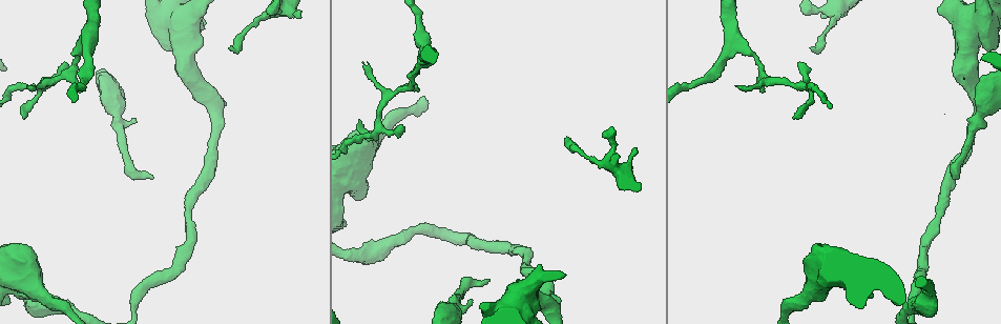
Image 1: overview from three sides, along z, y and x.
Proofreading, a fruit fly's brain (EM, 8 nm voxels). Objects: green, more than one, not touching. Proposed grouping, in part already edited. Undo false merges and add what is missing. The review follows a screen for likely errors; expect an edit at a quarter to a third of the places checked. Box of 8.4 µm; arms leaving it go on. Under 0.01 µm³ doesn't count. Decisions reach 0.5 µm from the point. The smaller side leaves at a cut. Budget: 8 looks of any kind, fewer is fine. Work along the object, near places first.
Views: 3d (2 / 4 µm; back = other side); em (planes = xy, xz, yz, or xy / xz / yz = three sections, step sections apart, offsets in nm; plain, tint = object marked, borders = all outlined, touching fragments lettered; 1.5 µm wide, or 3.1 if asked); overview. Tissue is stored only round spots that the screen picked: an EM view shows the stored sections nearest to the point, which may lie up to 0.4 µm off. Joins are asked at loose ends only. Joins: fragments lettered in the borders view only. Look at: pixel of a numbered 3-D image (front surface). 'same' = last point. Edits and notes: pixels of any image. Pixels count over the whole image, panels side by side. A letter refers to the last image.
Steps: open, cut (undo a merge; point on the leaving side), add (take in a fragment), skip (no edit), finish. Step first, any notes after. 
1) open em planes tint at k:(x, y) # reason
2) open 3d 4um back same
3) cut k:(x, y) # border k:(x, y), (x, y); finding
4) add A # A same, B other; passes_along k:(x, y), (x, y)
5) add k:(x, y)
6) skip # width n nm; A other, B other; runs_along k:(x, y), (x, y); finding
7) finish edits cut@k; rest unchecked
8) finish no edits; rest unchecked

open 3d 4um at 1:(137, 294) # sudden change in width

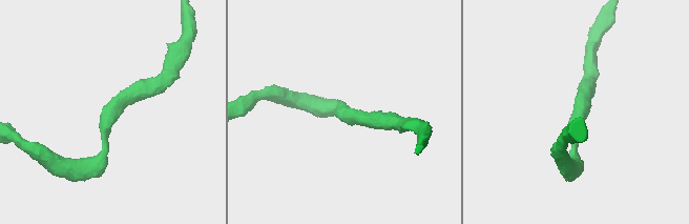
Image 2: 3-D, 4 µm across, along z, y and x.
open em xy step 8 tint at 2:(344, 112)

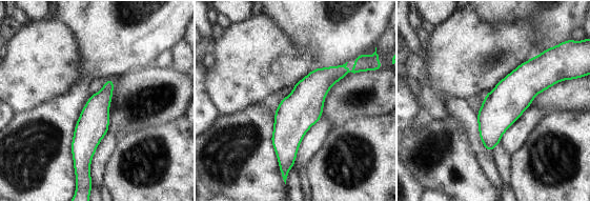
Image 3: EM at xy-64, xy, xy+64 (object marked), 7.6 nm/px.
open em planes borders same # cut it another way

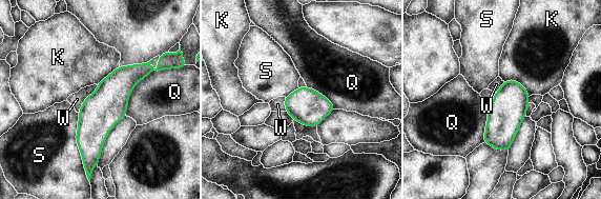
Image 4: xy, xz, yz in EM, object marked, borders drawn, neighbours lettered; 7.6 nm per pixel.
skip # longest_contact S 550 nm; K other, Q other, S other, W other; all the same neuron

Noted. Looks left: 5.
open 3d 2um back at 1:(32, 88) # free end

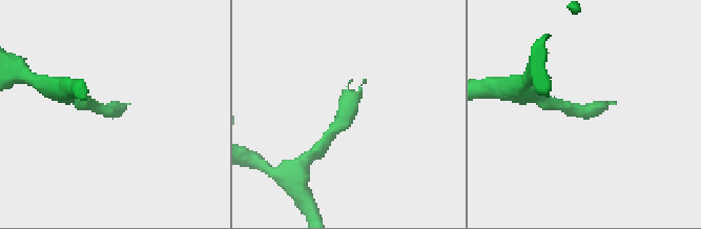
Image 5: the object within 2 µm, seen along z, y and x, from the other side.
open em planes borders at 5:(350, 83) # shape alone is not enough

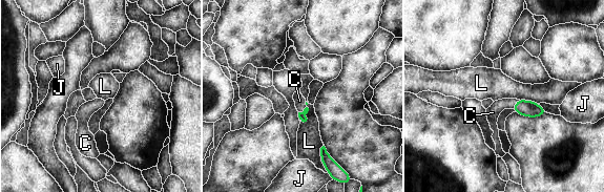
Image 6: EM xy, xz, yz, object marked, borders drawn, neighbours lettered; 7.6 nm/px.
add C # longest_contact L 180 nm; C same, J other, L other; the neuron continues

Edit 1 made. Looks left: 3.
open em planes borders at 1:(635, 149) # free end

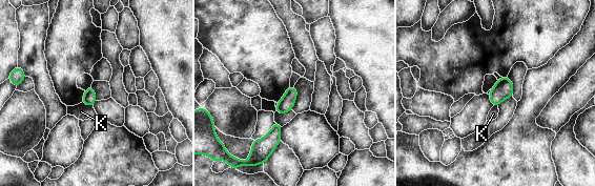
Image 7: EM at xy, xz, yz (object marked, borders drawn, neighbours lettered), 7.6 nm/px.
skip # K other; border 7:(81, 102), (93, 106); none of them fits

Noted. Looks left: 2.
finish edits add@6; rest unchecked

